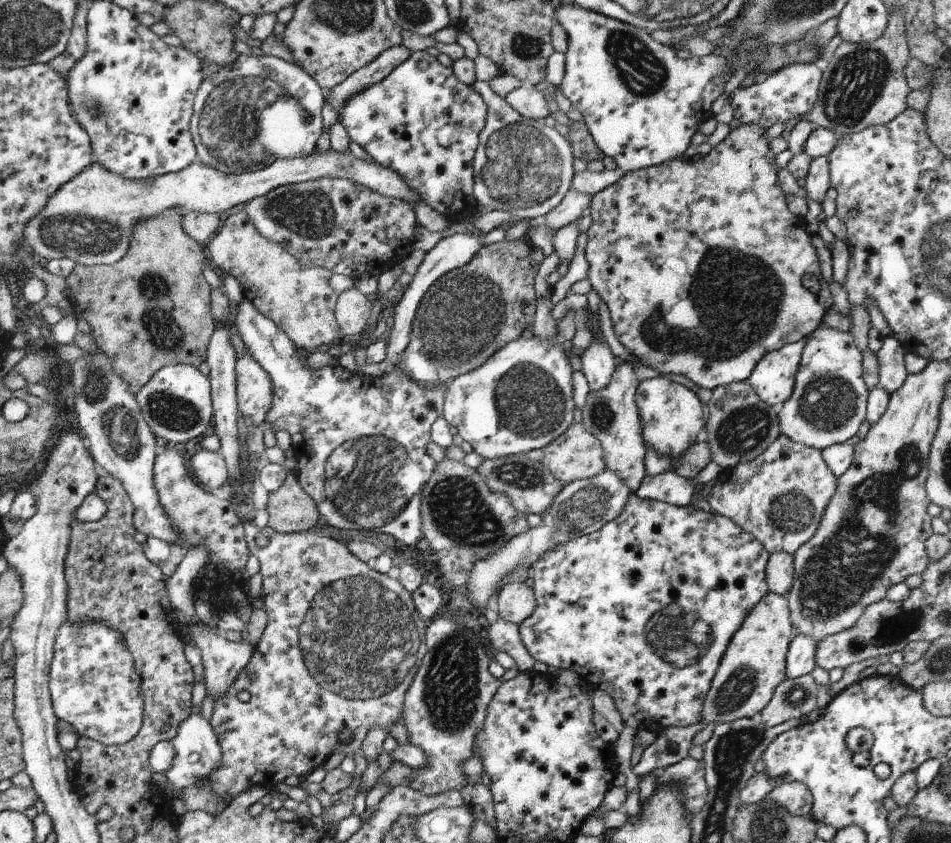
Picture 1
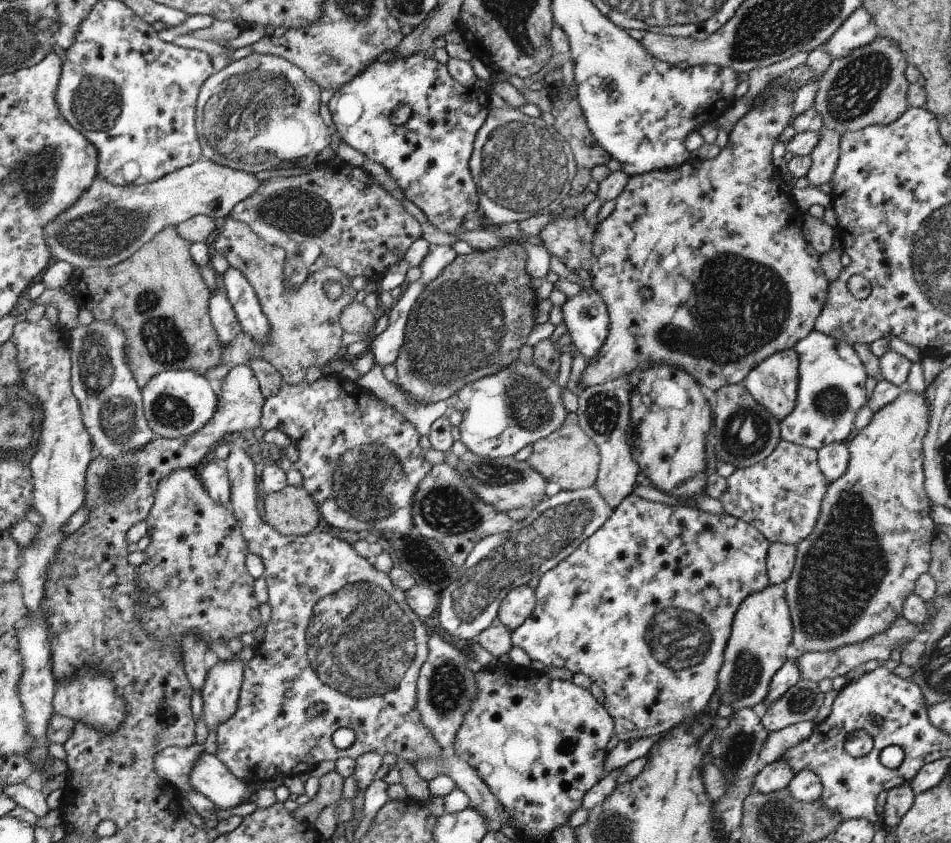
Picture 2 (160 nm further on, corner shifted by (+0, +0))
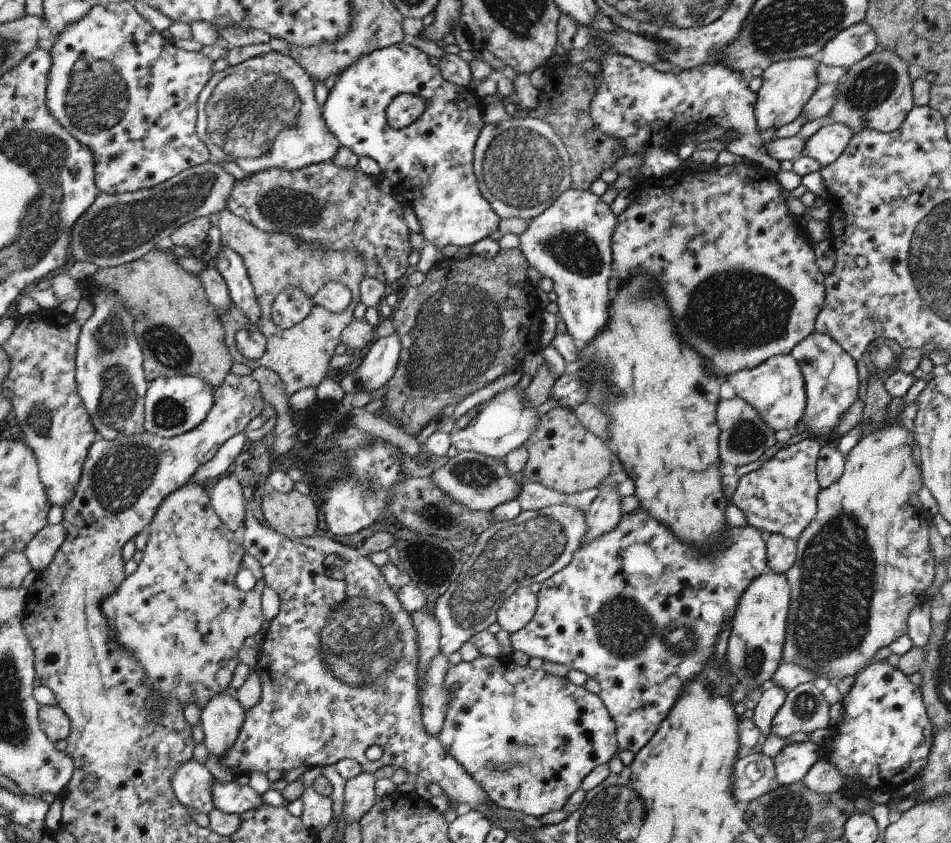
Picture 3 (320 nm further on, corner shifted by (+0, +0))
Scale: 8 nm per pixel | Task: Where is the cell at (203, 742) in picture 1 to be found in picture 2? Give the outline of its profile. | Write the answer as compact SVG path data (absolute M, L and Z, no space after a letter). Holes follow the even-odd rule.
M206 750L194 762L188 782L219 809L237 807L251 795L247 783L238 780L216 754Z

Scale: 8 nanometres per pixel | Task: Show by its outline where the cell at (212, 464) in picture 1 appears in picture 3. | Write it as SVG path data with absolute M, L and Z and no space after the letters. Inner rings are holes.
M232 473L221 475L210 485L210 501L218 517L232 532L238 534L241 534L244 518L248 515L242 487L239 477Z

